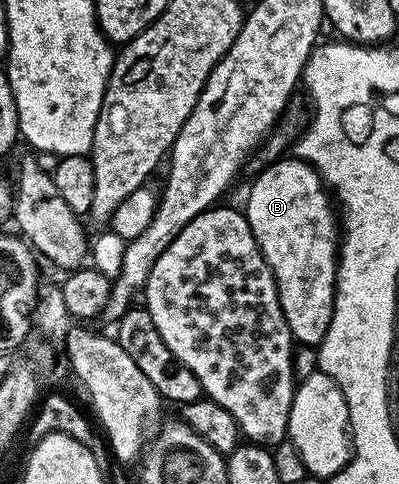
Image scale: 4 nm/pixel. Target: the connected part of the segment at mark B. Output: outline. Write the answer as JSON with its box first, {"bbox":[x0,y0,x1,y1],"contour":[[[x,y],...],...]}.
{"bbox":[245,156,339,348],"contour":[[[283,156],[267,164],[267,167],[256,176],[255,183],[247,194],[245,213],[263,258],[275,274],[275,286],[279,289],[281,308],[285,312],[285,320],[291,329],[292,339],[299,346],[318,348],[329,332],[335,307],[335,273],[339,267],[337,210],[333,205],[332,195],[325,189],[323,179],[307,162],[300,162],[294,156]]]}

